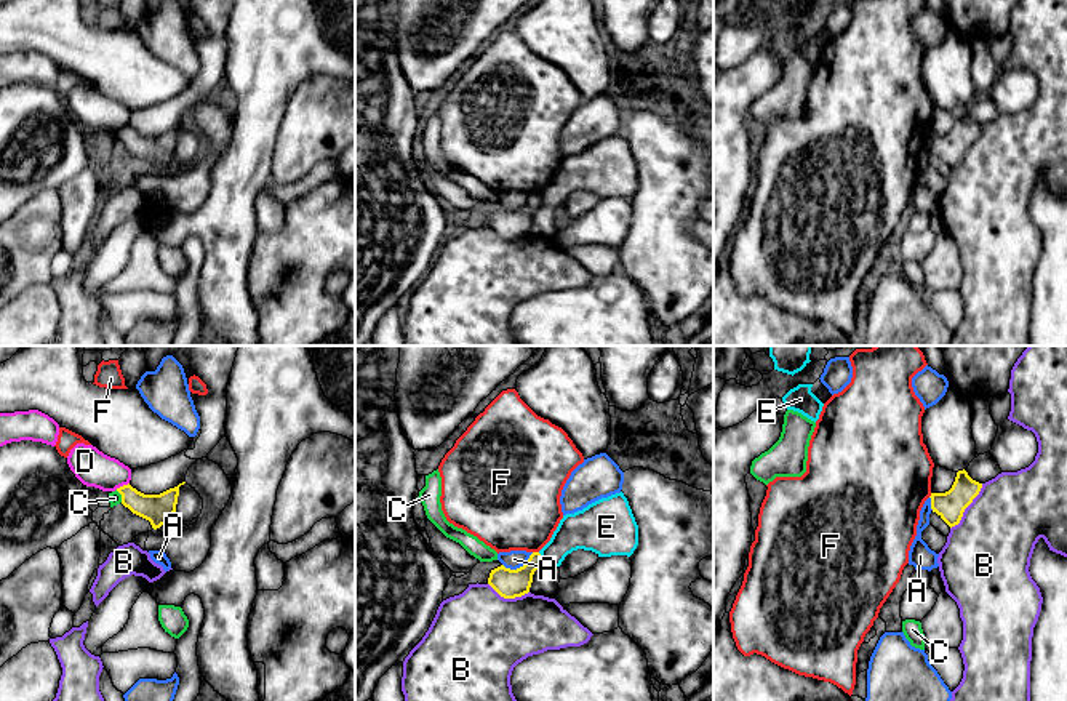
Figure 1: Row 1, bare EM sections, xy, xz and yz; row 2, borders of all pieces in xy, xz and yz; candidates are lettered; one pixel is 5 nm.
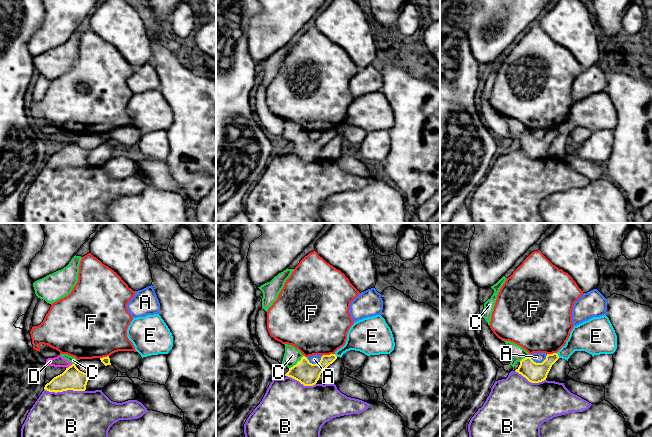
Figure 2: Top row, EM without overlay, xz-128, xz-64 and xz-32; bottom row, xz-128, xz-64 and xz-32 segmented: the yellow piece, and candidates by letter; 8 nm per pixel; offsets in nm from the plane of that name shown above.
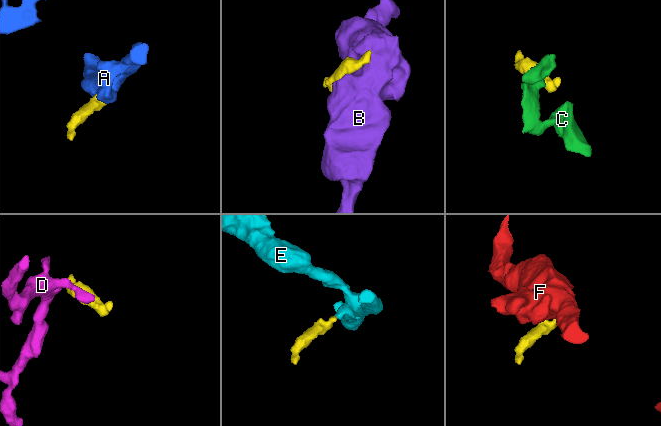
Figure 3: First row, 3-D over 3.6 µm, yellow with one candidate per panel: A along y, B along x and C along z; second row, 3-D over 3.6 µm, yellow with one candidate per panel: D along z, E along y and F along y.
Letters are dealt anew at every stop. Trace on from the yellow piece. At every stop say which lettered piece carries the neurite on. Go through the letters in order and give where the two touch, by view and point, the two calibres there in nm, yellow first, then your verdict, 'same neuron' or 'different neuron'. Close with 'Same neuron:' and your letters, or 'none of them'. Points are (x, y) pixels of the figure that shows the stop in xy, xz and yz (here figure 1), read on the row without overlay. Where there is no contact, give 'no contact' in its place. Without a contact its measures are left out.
A: contact xz (520, 208); calibres 150 and 90 nm; different neuron
B: contact yz (967, 148); calibres 140 and 420 nm; different neuron
C: contact xy (122, 138); calibres 160 and 60 nm; same neuron
D: contact xy (123, 127); calibres 160 and 180 nm; different neuron
E: contact xz (541, 199); calibres 150 and 190 nm; different neuron
F: contact xz (536, 194); calibres 150 and 440 nm; different neuron
Same neuron: C

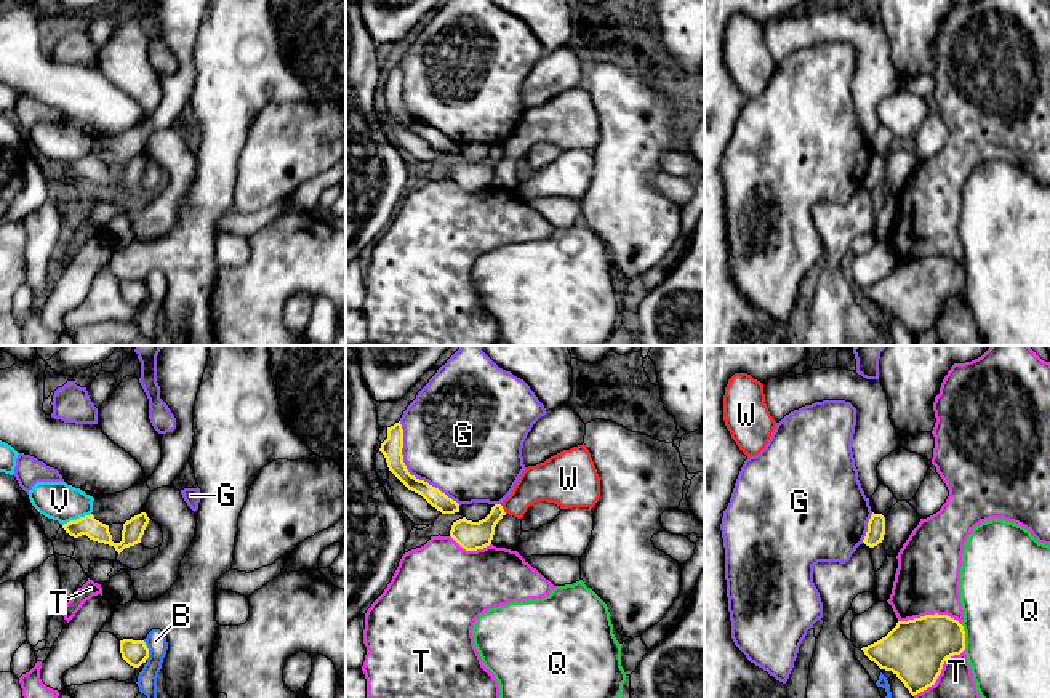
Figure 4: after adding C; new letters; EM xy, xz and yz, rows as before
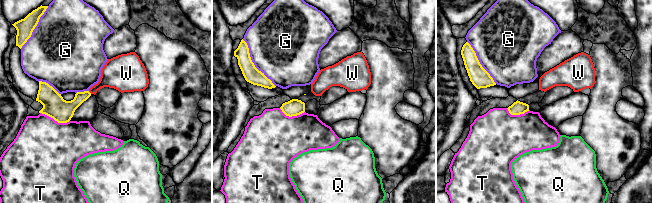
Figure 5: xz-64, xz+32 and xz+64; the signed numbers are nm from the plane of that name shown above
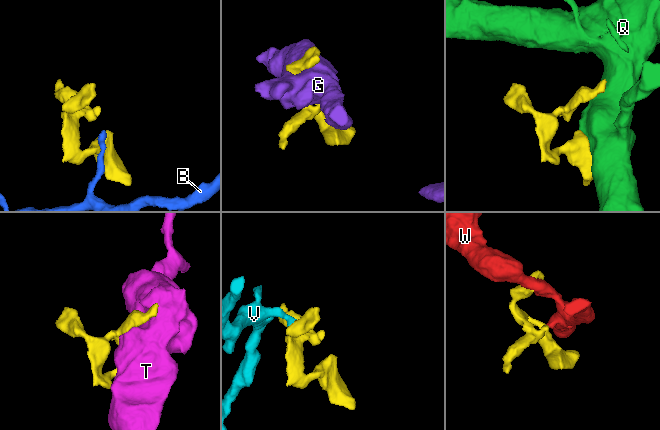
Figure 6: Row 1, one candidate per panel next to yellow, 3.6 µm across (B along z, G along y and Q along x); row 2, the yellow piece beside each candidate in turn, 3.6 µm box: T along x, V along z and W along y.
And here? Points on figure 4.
B: contact xy (148, 292); calibres 130 and 100 nm; different neuron
G: contact xz (408, 114); calibres 100 and 440 nm; different neuron
Q: contact yz (964, 279); calibres 300 and 440 nm; different neuron
T: contact yz (940, 314); calibres 300 and 280 nm; different neuron
V: contact xy (77, 160); calibres 100 and 190 nm; different neuron
W: contact xz (503, 151); calibres 150 and 190 nm; different neuron
Same neuron: none of them

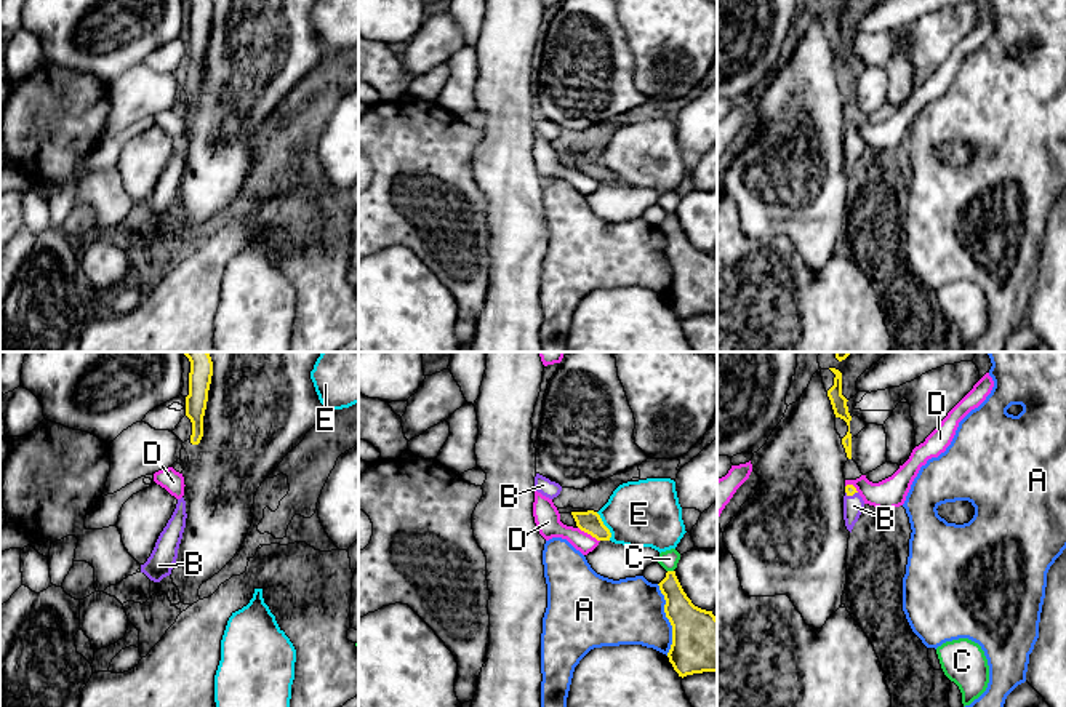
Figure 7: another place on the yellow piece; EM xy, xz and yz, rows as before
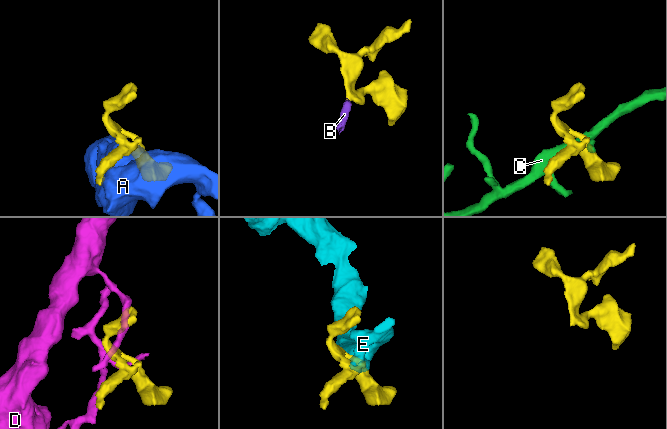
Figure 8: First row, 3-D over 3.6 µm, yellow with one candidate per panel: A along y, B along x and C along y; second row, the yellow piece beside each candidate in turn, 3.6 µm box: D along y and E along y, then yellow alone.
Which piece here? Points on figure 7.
A: contact xz (668, 259); calibres 280 and 340 nm; different neuron
B: contact yz (850, 136); calibres 60 and 100 nm; same neuron
C: contact xz (671, 213); calibres 160 and 90 nm; different neuron
D: contact xz (589, 175); calibres 120 and 130 nm; different neuron
E: contact xz (605, 168); calibres 120 and 340 nm; different neuron
Same neuron: B

